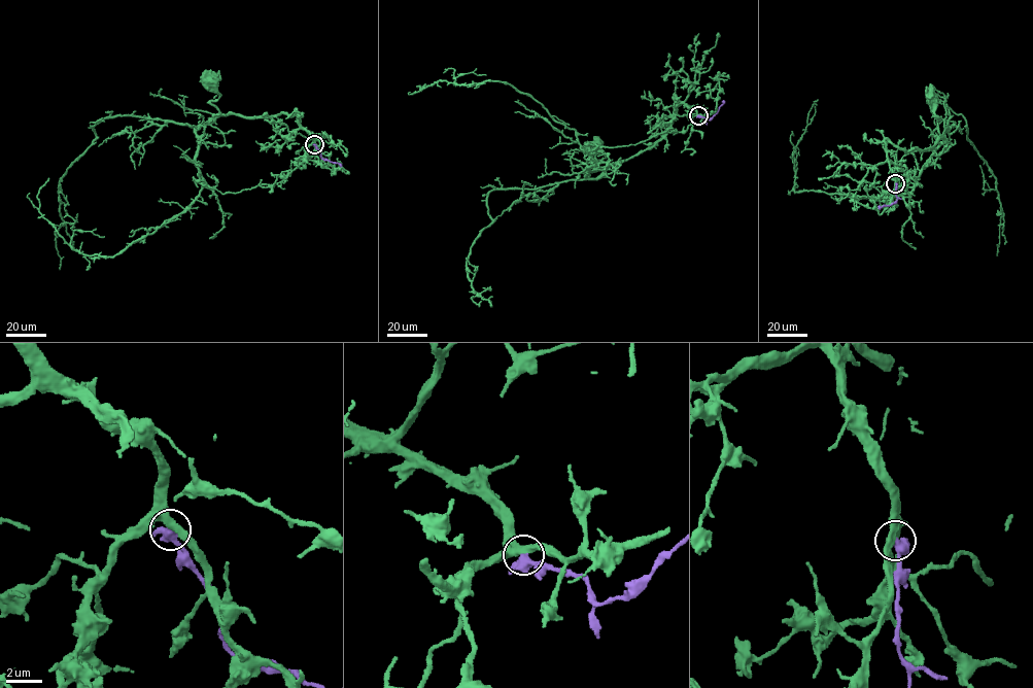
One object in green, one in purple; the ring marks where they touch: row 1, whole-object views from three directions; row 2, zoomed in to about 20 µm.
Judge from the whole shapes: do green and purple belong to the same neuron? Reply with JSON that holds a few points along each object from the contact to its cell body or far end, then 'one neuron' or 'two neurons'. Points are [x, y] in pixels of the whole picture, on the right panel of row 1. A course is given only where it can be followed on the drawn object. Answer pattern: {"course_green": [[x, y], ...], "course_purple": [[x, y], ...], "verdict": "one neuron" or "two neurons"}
{"course_green": [[895, 182], [887, 158], [885, 139], [909, 150], [928, 149], [936, 143], [940, 135], [939, 121], [930, 97]], "course_purple": [[895, 183], [896, 202], [877, 206]], "verdict": "two neurons"}

